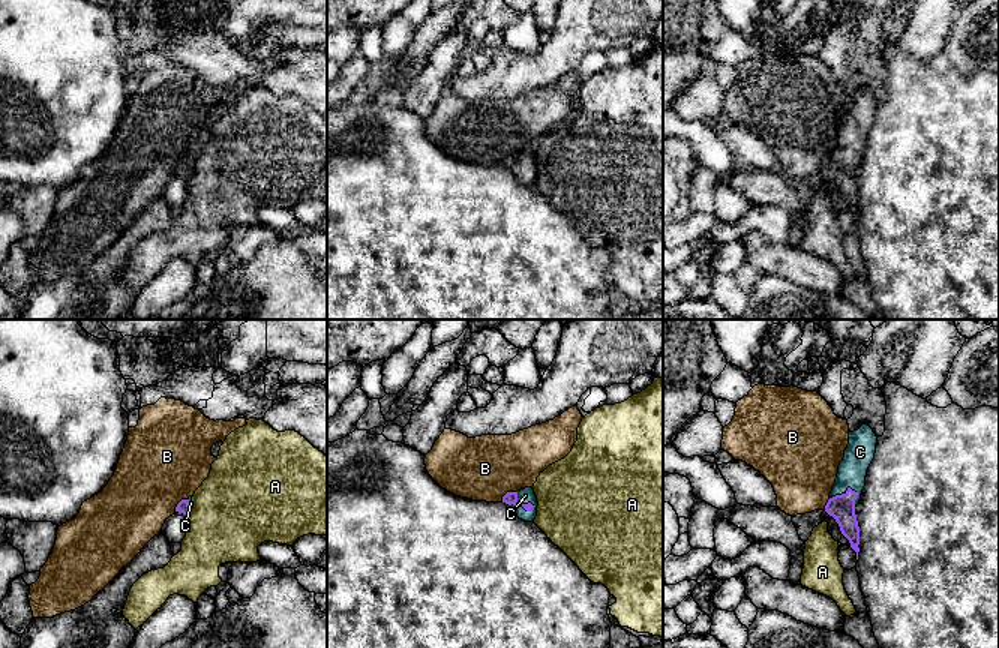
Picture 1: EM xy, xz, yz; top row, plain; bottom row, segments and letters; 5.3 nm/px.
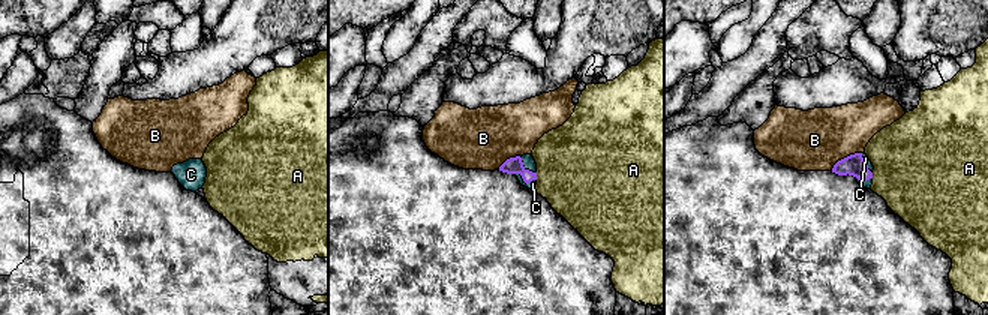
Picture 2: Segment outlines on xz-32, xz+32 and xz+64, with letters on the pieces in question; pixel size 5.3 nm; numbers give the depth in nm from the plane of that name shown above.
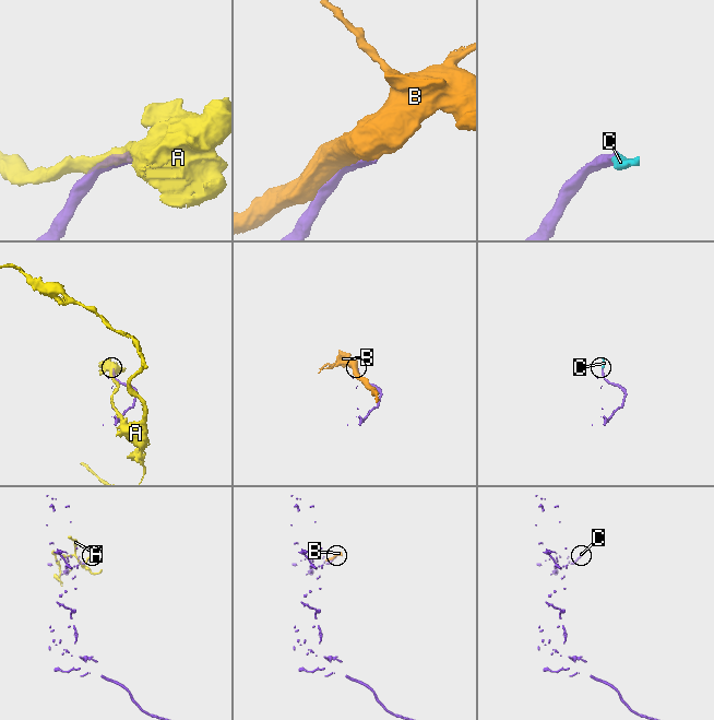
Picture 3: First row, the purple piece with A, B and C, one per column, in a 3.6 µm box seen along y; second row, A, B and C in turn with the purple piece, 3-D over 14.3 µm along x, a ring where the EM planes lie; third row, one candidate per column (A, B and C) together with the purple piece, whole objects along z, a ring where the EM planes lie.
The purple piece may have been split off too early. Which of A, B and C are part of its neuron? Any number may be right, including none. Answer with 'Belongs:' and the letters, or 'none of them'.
Belongs: C

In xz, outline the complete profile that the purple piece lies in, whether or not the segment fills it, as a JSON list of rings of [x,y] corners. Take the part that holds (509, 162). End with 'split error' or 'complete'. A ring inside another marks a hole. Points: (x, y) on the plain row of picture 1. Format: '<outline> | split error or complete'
[[[525,152],[518,156],[507,156],[502,166],[508,168],[519,183],[534,186],[537,180],[537,160],[532,152]]] | split error

